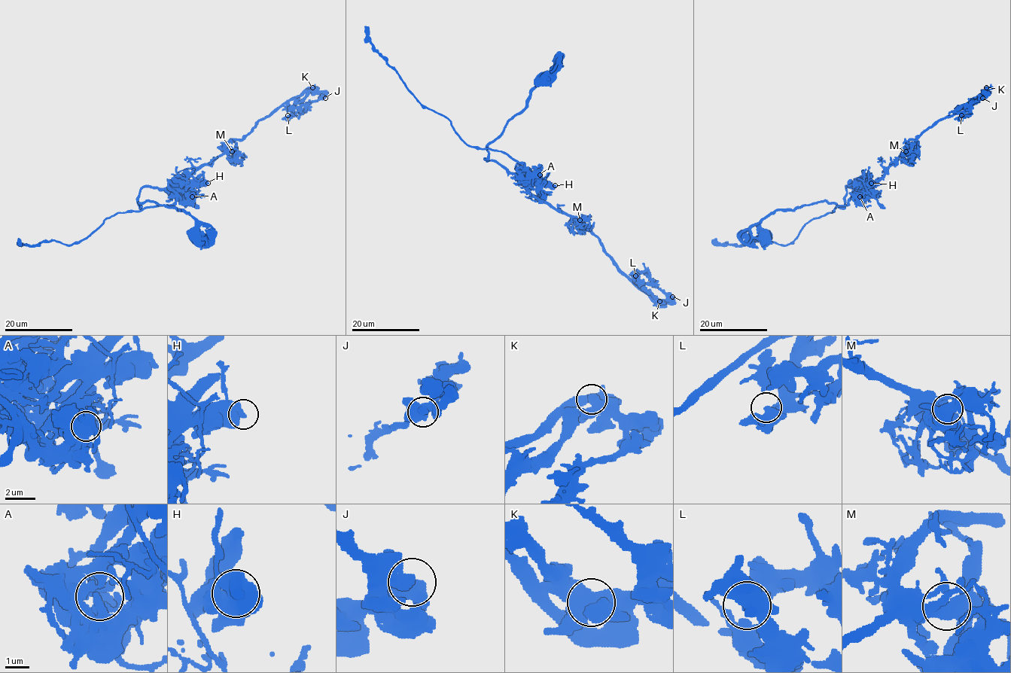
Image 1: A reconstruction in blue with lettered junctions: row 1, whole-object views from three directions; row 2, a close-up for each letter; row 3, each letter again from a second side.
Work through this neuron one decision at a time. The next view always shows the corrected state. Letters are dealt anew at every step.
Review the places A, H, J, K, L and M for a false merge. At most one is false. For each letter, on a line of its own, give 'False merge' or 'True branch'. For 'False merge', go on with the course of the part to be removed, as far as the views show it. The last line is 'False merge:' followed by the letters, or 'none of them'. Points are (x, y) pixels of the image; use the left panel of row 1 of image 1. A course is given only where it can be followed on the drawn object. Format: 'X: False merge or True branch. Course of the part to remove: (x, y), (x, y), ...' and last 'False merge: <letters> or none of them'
A: False merge. Course of the part to remove: (193, 196), (182, 201), (178, 194), (172, 205), (117, 212), (71, 245), (51, 240), (27, 245), (17, 242)
H: True branch
J: True branch
K: True branch
L: True branch
M: True branch
False merge: A

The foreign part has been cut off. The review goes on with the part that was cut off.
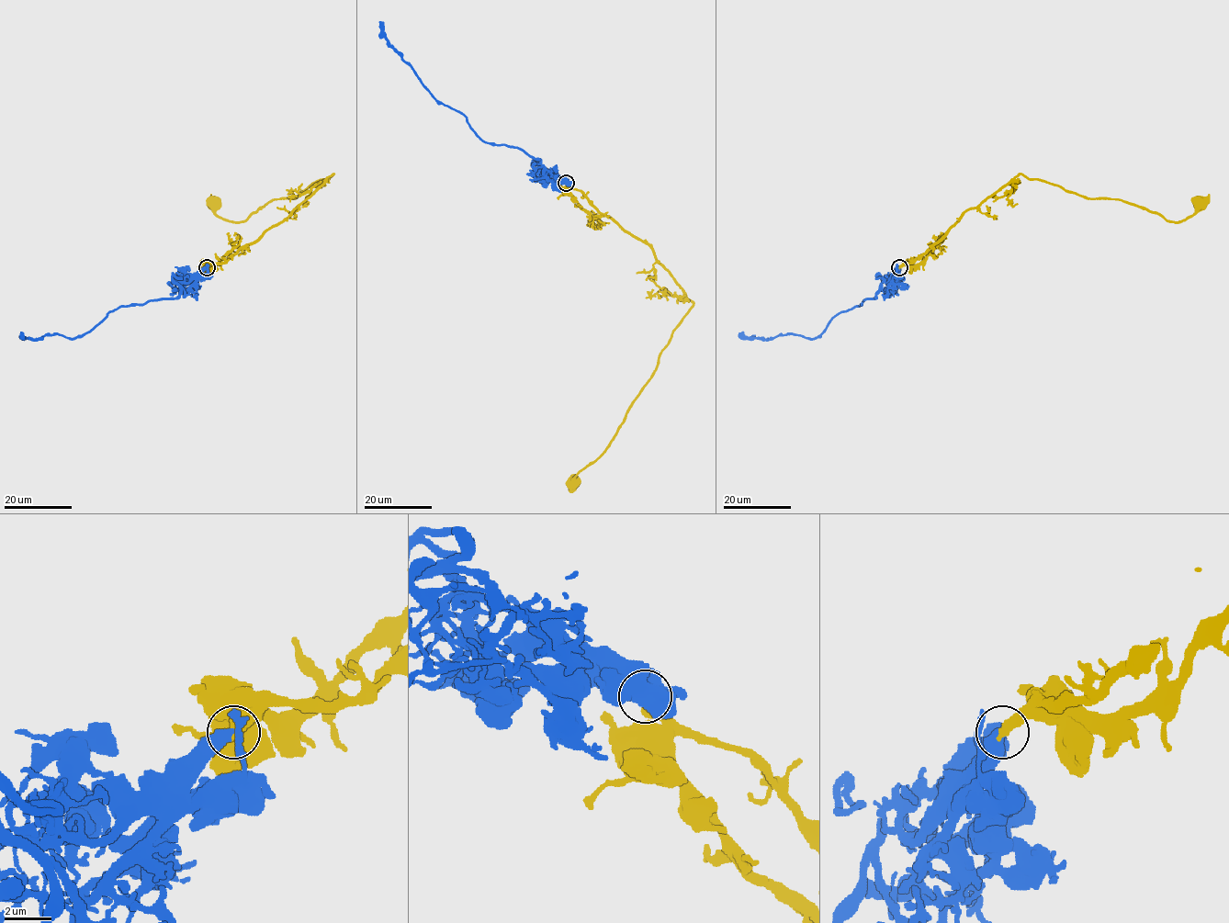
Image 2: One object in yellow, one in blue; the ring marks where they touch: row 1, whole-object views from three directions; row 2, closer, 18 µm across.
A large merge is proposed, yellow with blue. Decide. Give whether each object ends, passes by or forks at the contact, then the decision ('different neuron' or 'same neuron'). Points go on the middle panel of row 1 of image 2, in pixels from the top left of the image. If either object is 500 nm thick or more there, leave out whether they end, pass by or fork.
same neuron

